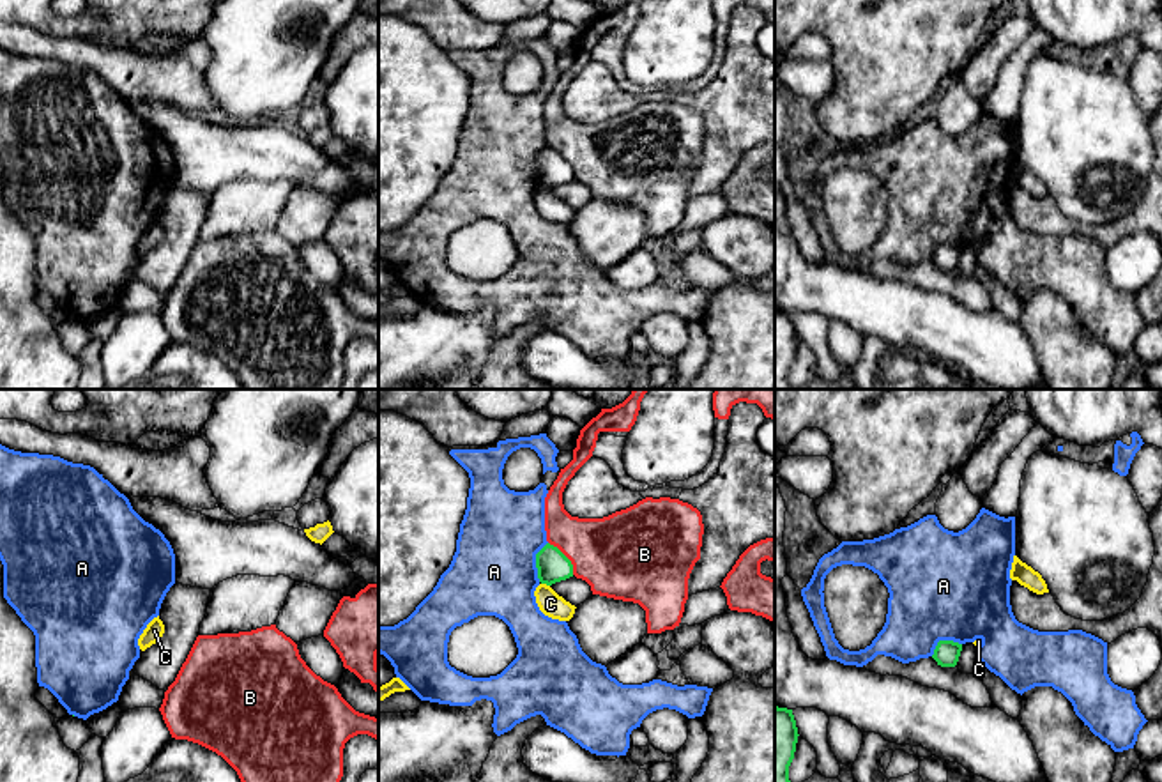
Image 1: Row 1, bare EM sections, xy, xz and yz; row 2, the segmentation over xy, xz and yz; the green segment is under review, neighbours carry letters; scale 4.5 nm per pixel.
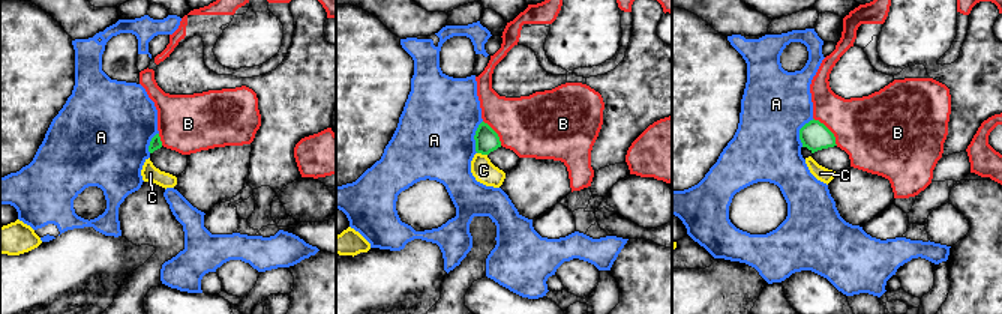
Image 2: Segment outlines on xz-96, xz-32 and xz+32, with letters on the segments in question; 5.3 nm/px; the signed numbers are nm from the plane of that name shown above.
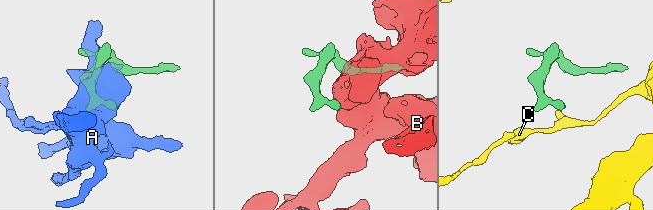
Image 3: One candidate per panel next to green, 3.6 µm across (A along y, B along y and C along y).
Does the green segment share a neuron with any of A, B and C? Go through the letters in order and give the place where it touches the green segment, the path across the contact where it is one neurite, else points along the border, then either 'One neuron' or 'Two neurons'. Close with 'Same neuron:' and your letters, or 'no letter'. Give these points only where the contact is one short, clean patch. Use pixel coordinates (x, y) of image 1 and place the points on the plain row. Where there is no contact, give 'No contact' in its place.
A: Touches green at xz (536, 165). Two neurons
B: Touches green at xz (566, 161). Boundary: xz (549, 145), (570, 165), (573, 177). Two neurons
C: Touches green at xz (545, 186). Boundary: xz (542, 186), (549, 190). Two neurons
Same neuron: no letter

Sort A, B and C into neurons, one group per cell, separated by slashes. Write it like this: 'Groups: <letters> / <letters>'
Groups: A / B / C

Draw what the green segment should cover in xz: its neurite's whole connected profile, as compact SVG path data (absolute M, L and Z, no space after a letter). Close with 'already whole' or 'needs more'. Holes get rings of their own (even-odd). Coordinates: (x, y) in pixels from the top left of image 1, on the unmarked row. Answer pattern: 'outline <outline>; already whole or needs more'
outline M550 147L536 157L536 172L539 186L547 189L573 180L571 165Z; already whole

